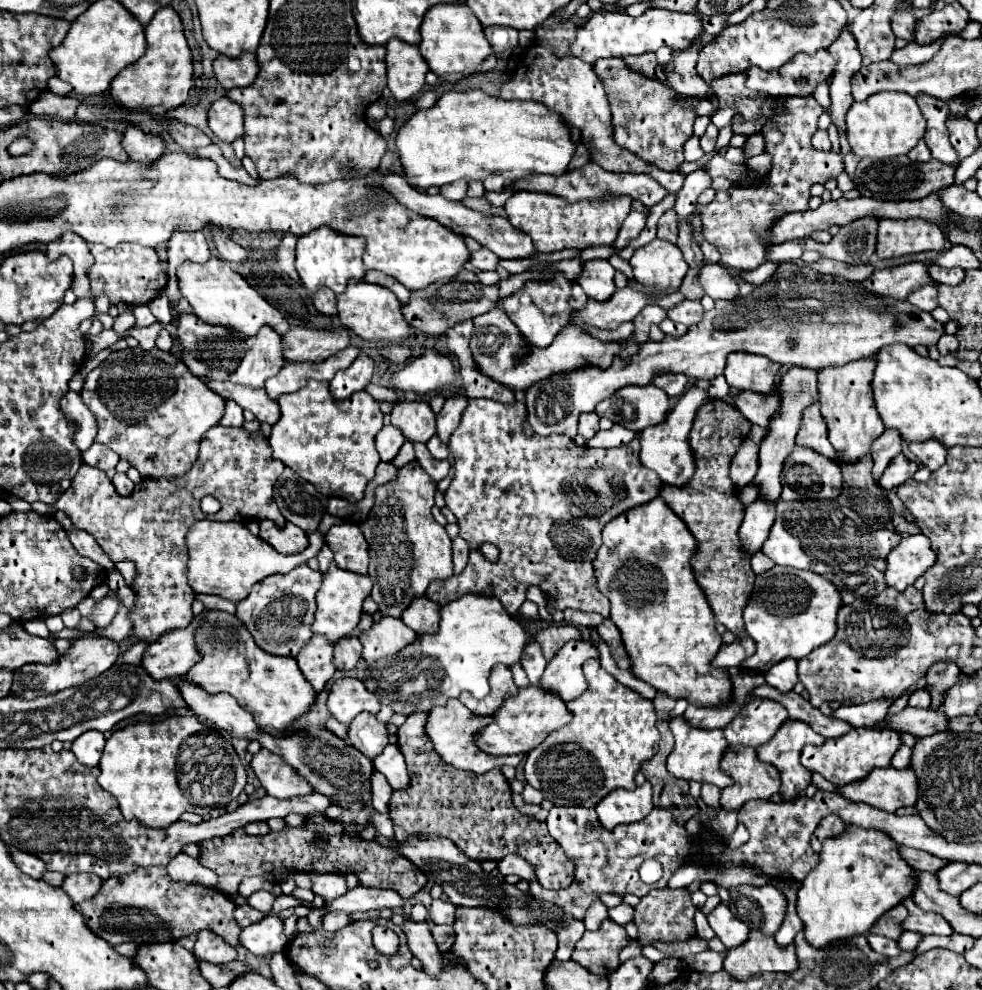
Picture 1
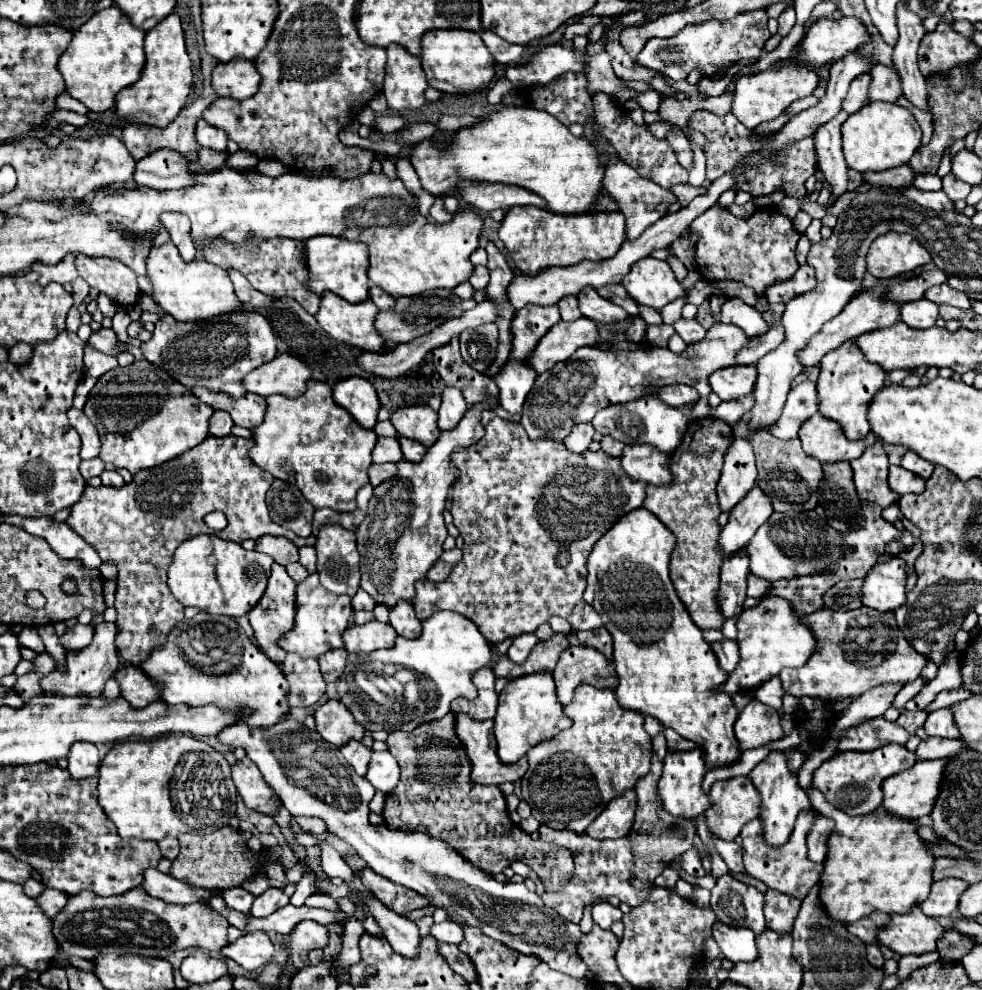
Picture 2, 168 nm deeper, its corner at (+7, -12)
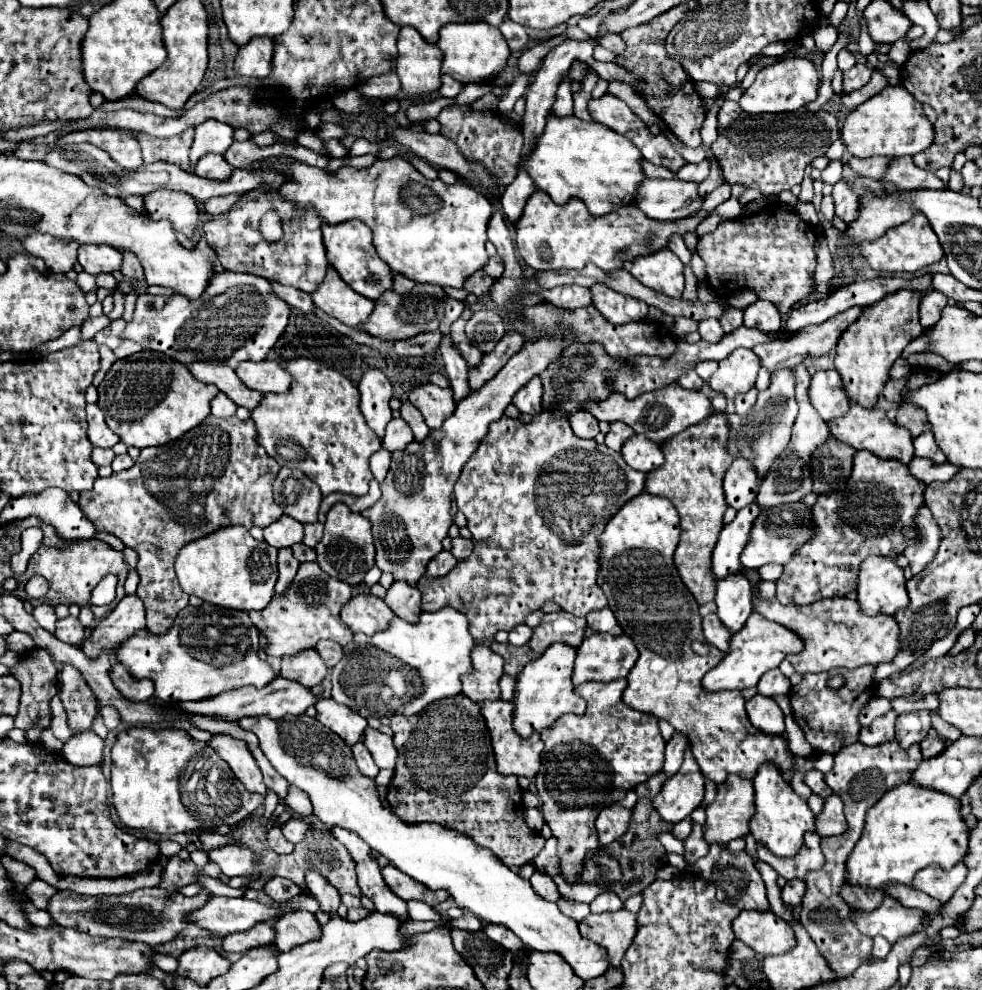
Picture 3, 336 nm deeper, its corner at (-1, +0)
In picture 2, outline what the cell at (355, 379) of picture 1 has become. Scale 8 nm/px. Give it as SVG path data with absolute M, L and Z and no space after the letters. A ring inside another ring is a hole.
M363 377L341 379L333 387L333 399L337 405L343 405L365 429L373 429L377 423L375 417L379 411L379 399L371 381Z

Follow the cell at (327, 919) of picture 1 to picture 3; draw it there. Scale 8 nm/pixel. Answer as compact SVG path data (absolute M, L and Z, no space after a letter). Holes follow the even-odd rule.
M289 911L287 915L279 917L275 923L275 945L281 951L293 949L295 945L303 945L319 937L321 925L317 923L315 915L309 911Z

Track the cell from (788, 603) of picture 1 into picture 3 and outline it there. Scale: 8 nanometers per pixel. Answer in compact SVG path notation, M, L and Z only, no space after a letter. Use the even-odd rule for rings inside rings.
M751 613L747 619L747 625L731 637L731 645L727 655L721 659L717 667L713 667L705 677L703 677L703 689L705 691L723 691L723 689L745 689L745 687L755 687L759 677L767 673L769 669L775 669L785 655L789 653L799 653L803 649L803 641L795 637L789 629L783 629L783 625L775 625L773 621L767 621L765 617L759 617L757 613Z

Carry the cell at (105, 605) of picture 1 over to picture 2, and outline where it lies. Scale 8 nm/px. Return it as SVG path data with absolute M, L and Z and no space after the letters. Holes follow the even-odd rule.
M77 623L75 627L67 629L65 635L59 637L59 643L61 643L67 651L71 651L71 649L83 649L85 645L91 643L93 633L95 633L95 627L93 627L93 625L81 625L81 623Z

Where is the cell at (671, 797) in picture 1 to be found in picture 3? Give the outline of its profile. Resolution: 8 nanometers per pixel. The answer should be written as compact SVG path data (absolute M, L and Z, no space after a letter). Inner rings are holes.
M643 797L637 801L635 809L633 809L633 817L629 821L629 827L627 827L627 833L623 837L619 837L619 845L611 843L609 847L605 847L605 853L613 859L619 861L619 867L621 867L621 873L623 873L623 879L619 883L611 883L607 881L603 875L595 877L595 885L599 887L609 887L613 893L617 893L623 901L639 891L643 891L647 885L651 885L651 881L655 881L655 875L657 875L657 869L665 867L667 865L667 851L665 847L657 841L657 835L663 833L663 831L671 831L673 825L667 825L665 821L659 821L659 815L655 813L653 805L651 805L651 799Z

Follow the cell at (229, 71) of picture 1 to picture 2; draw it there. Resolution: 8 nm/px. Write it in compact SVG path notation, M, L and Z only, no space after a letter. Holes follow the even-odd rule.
M247 59L215 65L211 79L211 85L219 97L229 97L237 101L255 95L259 83L261 83L261 75L257 73L255 65Z

